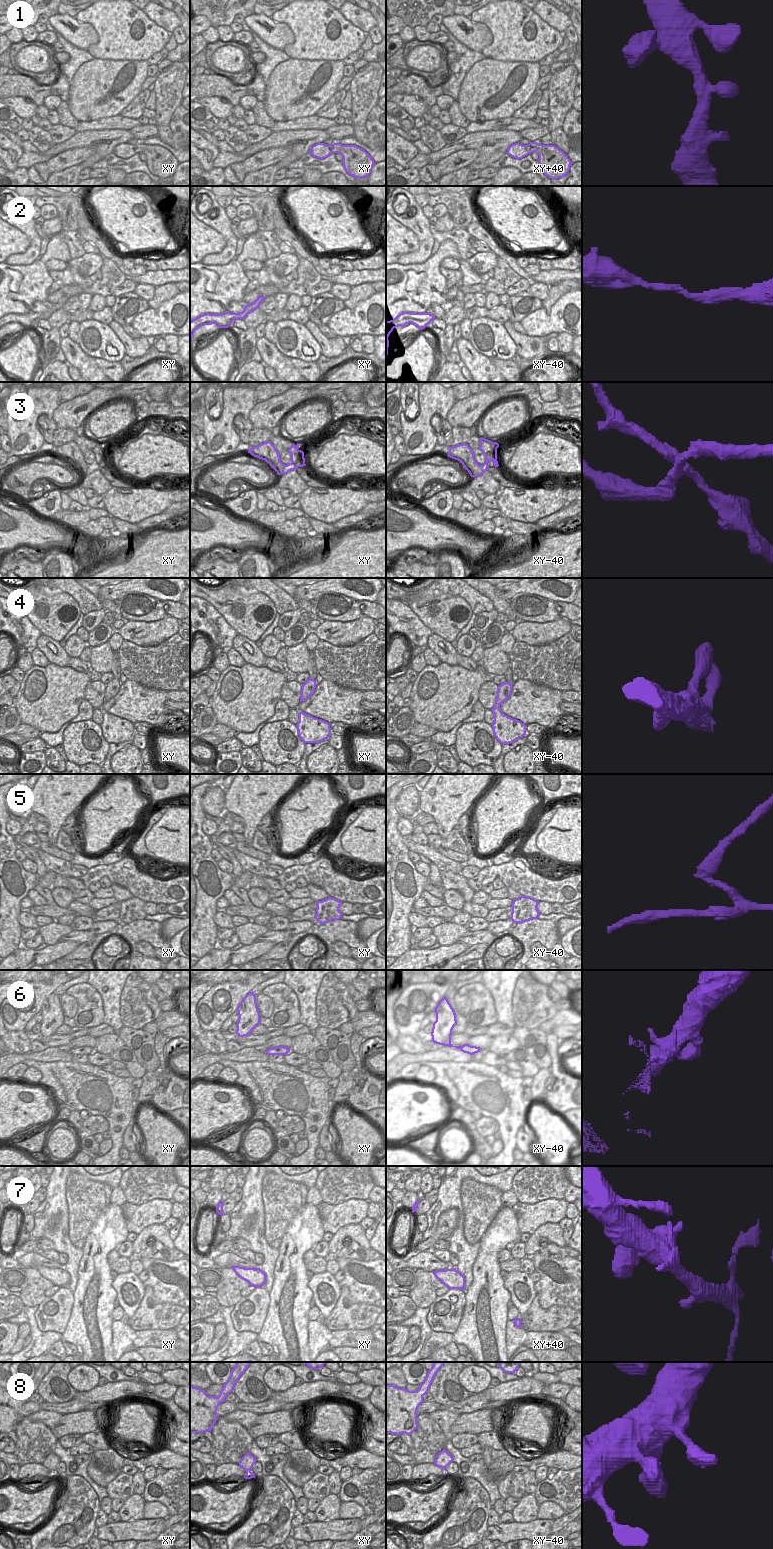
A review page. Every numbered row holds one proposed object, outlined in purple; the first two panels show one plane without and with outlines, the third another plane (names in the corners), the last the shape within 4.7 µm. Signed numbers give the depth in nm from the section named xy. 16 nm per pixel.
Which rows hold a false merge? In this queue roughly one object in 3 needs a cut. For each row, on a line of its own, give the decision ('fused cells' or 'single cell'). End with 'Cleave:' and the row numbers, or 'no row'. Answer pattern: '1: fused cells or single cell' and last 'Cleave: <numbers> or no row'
1: single cell
2: single cell
3: fused cells
4: single cell
5: fused cells
6: single cell
7: single cell
8: single cell
Cleave: 3, 5

